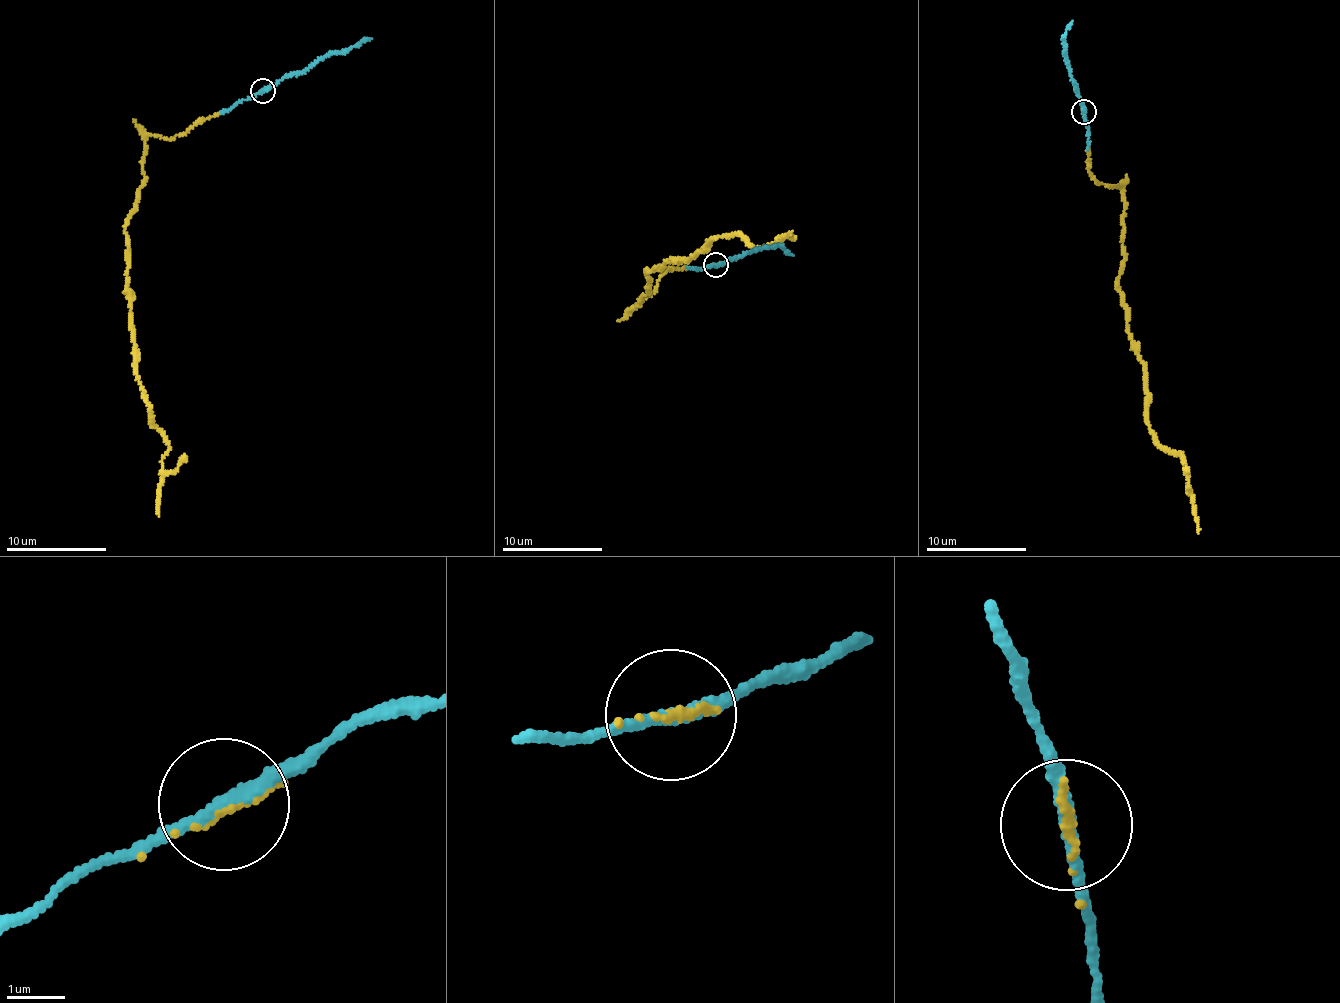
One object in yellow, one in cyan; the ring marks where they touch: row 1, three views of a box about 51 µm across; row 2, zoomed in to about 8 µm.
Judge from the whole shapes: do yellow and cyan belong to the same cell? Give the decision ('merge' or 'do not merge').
merge

